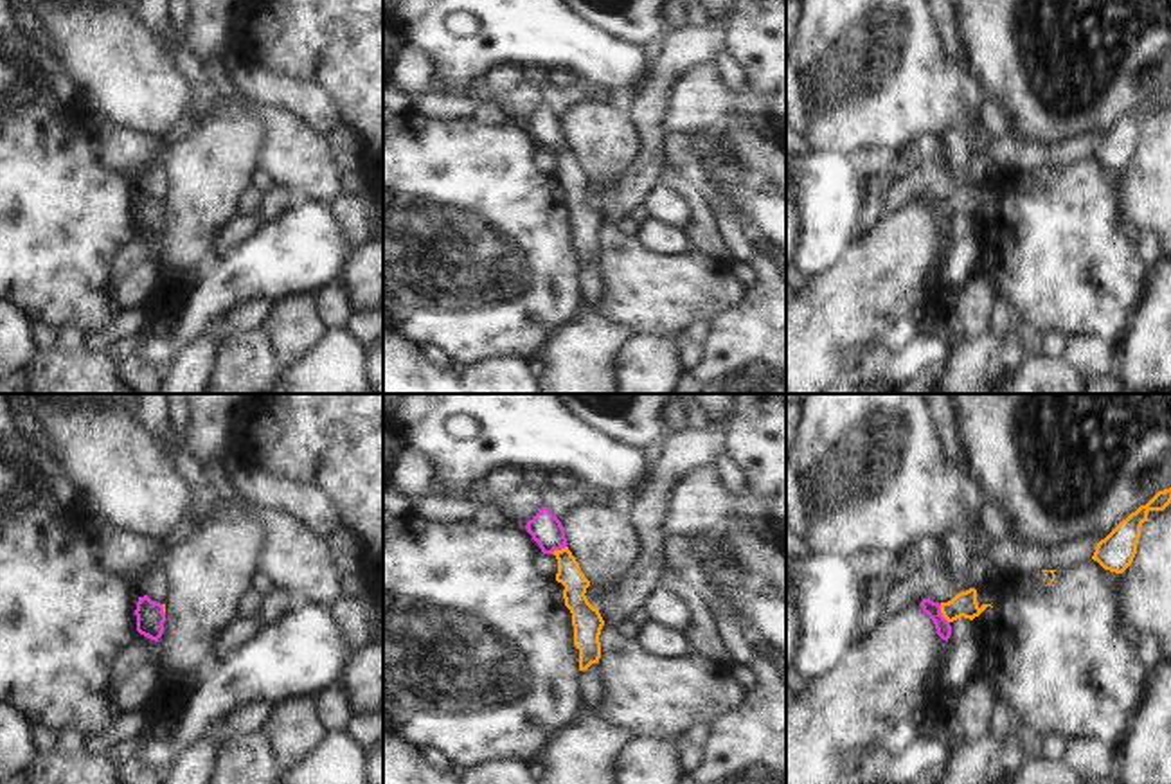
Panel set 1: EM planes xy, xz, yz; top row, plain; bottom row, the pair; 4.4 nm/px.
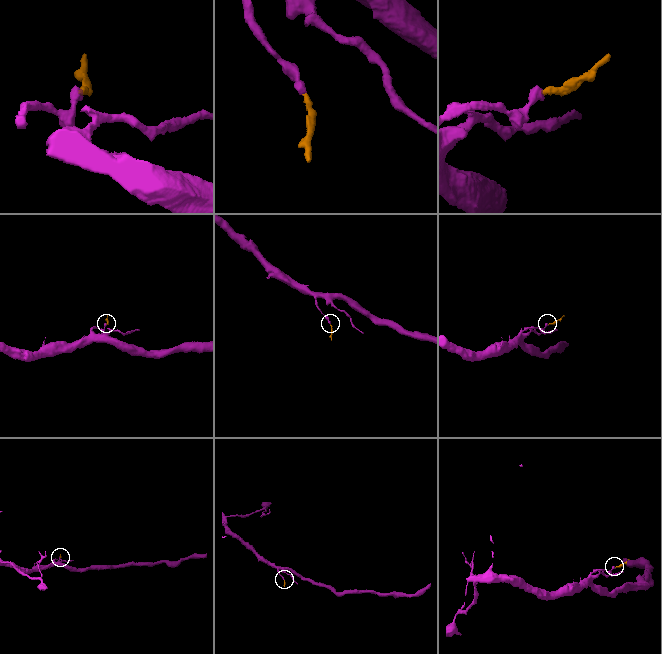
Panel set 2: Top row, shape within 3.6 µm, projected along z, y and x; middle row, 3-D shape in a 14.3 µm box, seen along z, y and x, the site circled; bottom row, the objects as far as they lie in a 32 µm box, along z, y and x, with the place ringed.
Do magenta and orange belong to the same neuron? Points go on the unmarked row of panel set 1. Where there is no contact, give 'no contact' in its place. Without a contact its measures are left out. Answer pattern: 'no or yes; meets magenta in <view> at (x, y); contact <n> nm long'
yes; meets magenta in yz at (941, 211); contact 100 nm long

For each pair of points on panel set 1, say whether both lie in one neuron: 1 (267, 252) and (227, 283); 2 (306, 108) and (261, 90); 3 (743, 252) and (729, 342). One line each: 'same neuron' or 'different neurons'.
1: same neuron
2: same neuron
3: same neuron

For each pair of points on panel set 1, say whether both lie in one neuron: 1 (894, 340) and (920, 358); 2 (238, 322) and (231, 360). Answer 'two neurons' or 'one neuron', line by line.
1: two neurons
2: two neurons

